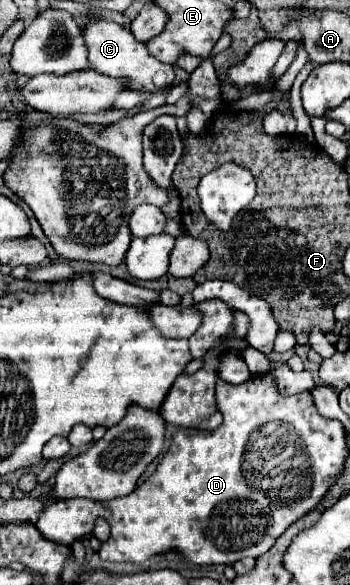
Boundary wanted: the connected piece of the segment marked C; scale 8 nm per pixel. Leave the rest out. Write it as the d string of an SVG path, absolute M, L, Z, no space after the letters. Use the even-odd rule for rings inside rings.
M91 21L89 25L83 27L83 35L89 47L89 65L93 71L99 71L109 77L117 79L127 79L125 87L129 91L145 91L145 93L155 93L155 91L165 91L171 87L175 79L175 69L173 65L157 61L143 43L135 41L133 33L129 27L121 27L113 21Z

